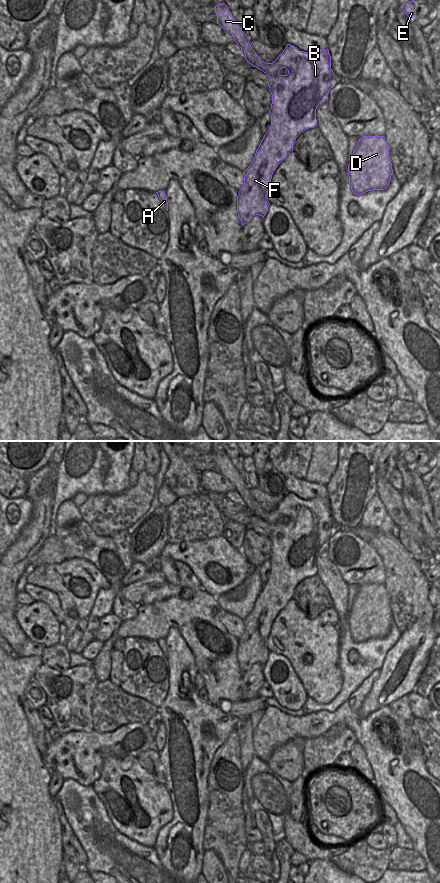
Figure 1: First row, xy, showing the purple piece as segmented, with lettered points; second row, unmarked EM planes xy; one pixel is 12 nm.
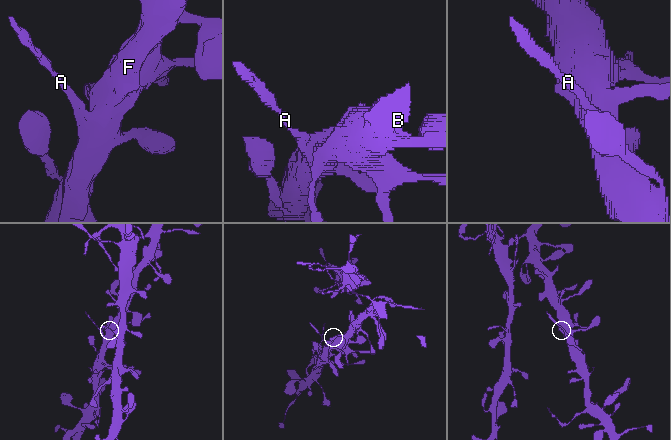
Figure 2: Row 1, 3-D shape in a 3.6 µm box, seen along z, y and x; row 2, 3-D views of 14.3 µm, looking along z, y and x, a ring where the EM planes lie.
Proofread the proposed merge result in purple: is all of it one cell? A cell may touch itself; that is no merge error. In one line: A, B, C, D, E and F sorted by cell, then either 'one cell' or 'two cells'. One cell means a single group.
A B C D E F; one cell

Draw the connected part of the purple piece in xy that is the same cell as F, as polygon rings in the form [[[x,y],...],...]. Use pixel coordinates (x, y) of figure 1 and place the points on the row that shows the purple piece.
[[[225,3],[216,5],[215,13],[217,24],[233,35],[235,42],[244,52],[247,62],[266,73],[271,79],[268,88],[272,94],[272,104],[269,110],[271,125],[256,150],[253,162],[243,172],[244,185],[237,197],[237,213],[244,225],[255,215],[262,217],[266,215],[270,205],[267,199],[268,189],[274,171],[293,151],[296,138],[305,130],[317,126],[316,109],[321,102],[325,102],[338,78],[331,69],[331,56],[328,49],[304,52],[288,44],[274,62],[266,63],[252,49],[249,37],[242,31]]]

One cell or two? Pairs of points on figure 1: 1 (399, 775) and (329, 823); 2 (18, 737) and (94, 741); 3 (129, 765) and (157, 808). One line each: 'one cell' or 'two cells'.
1: two cells
2: two cells
3: one cell

